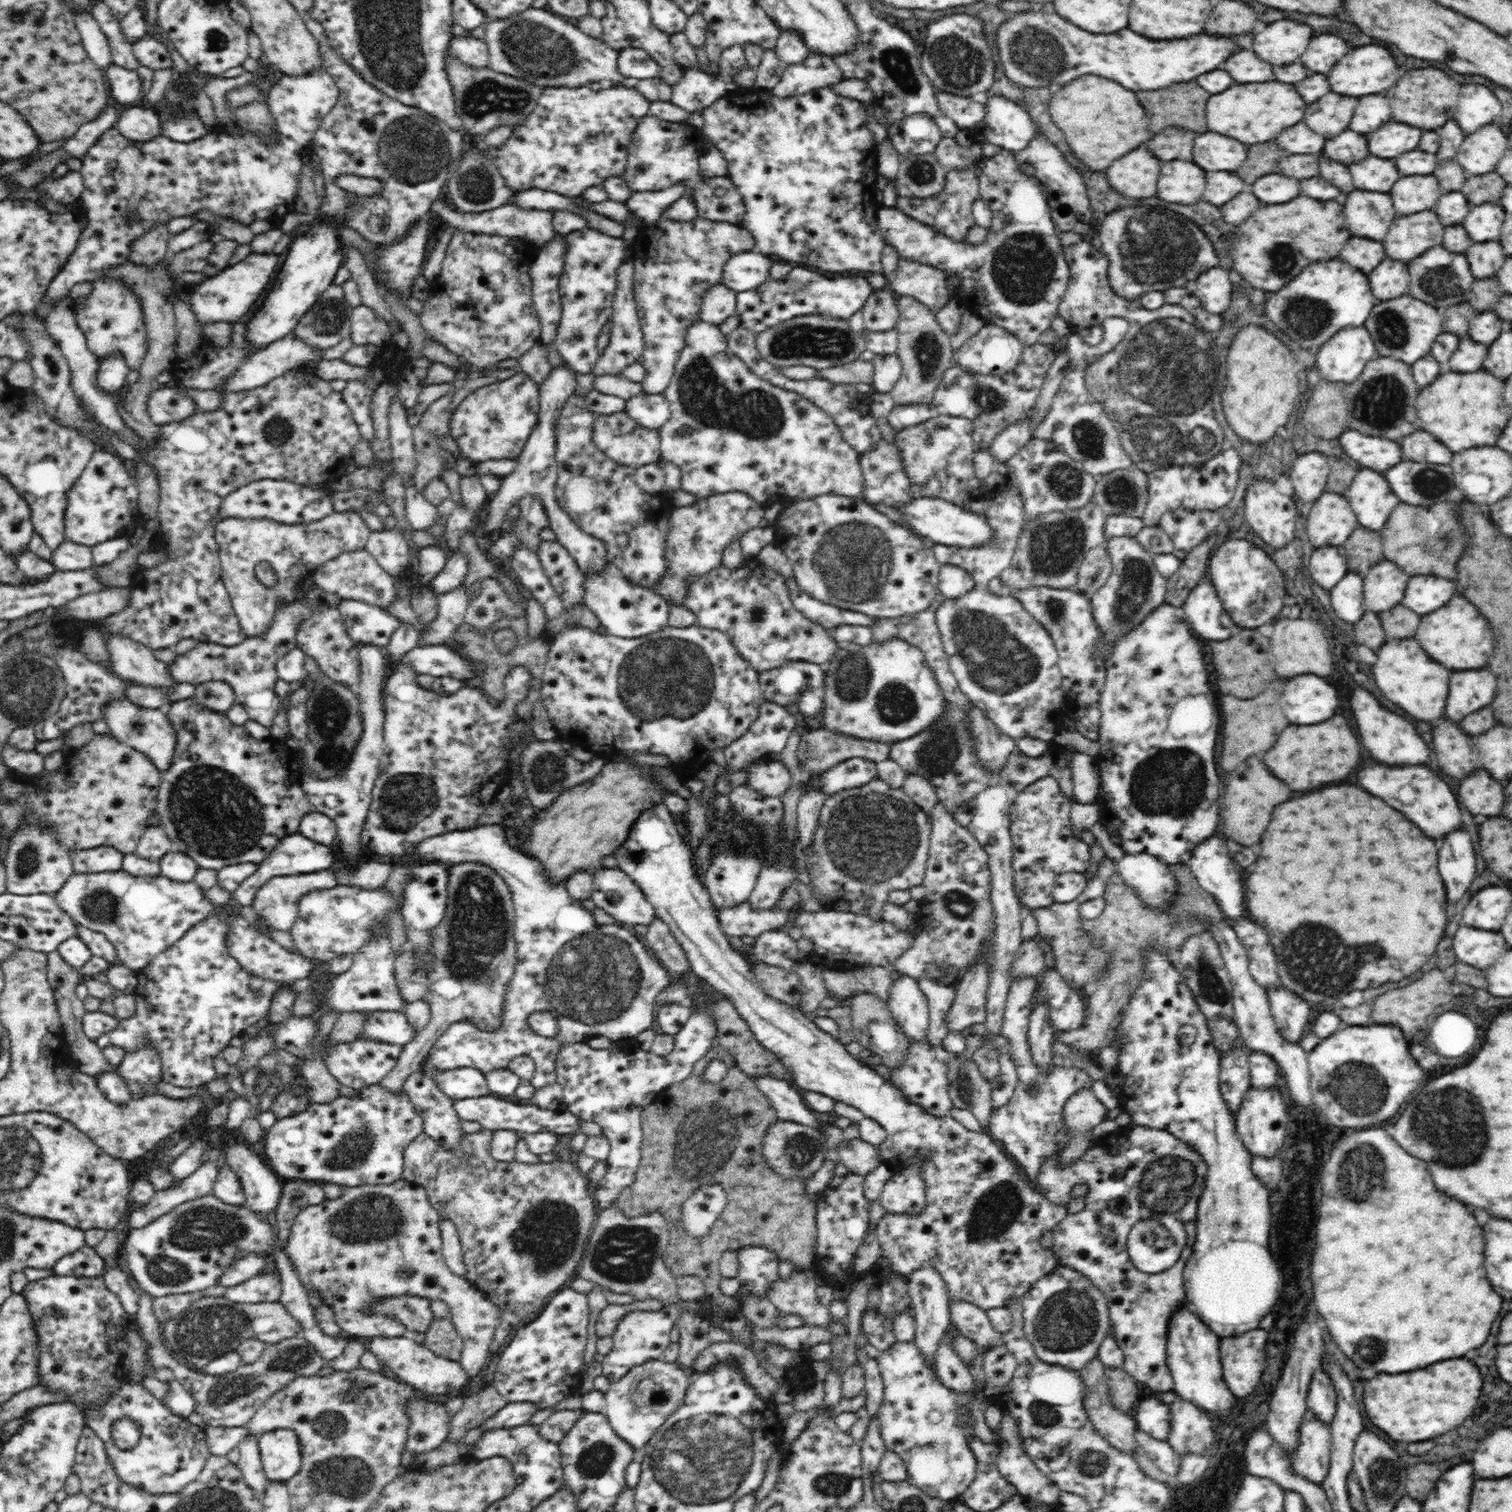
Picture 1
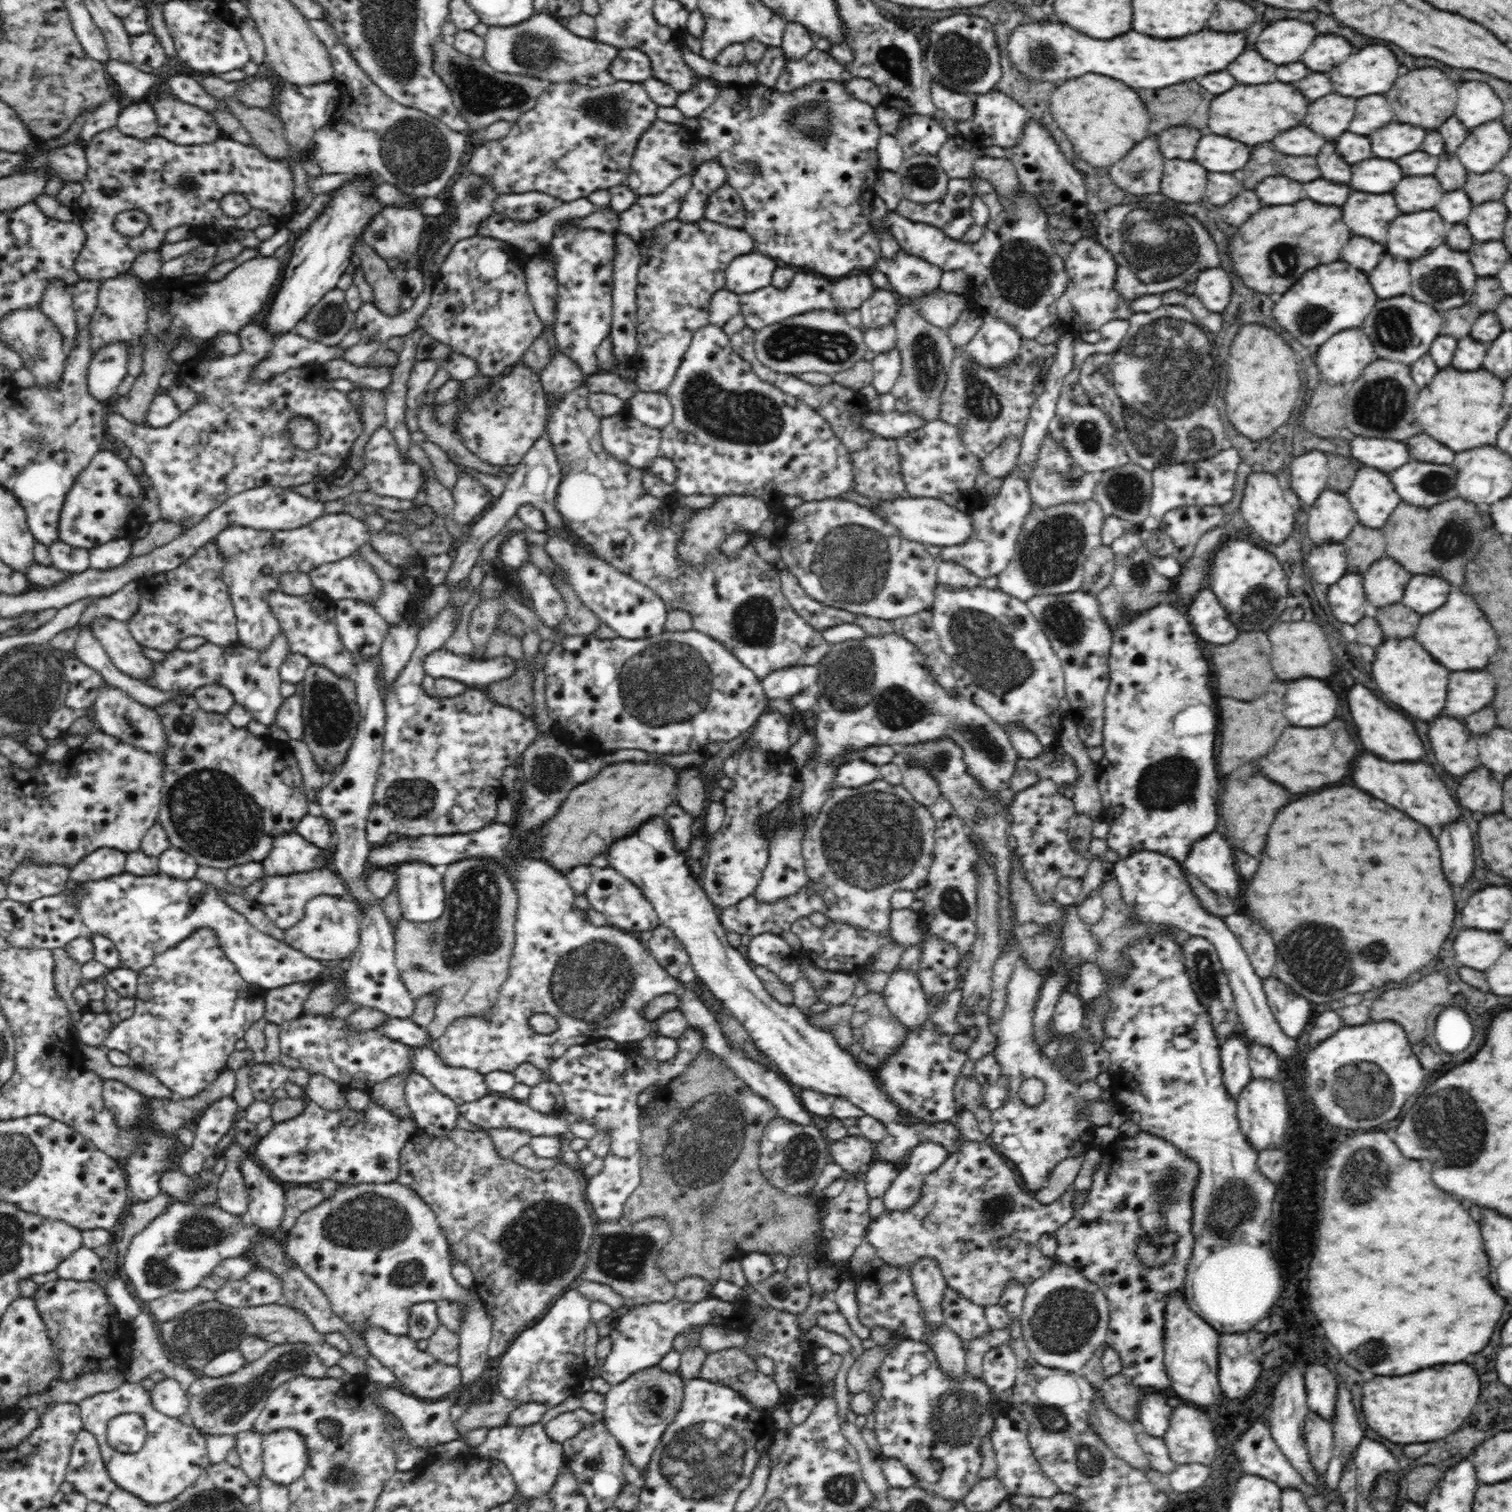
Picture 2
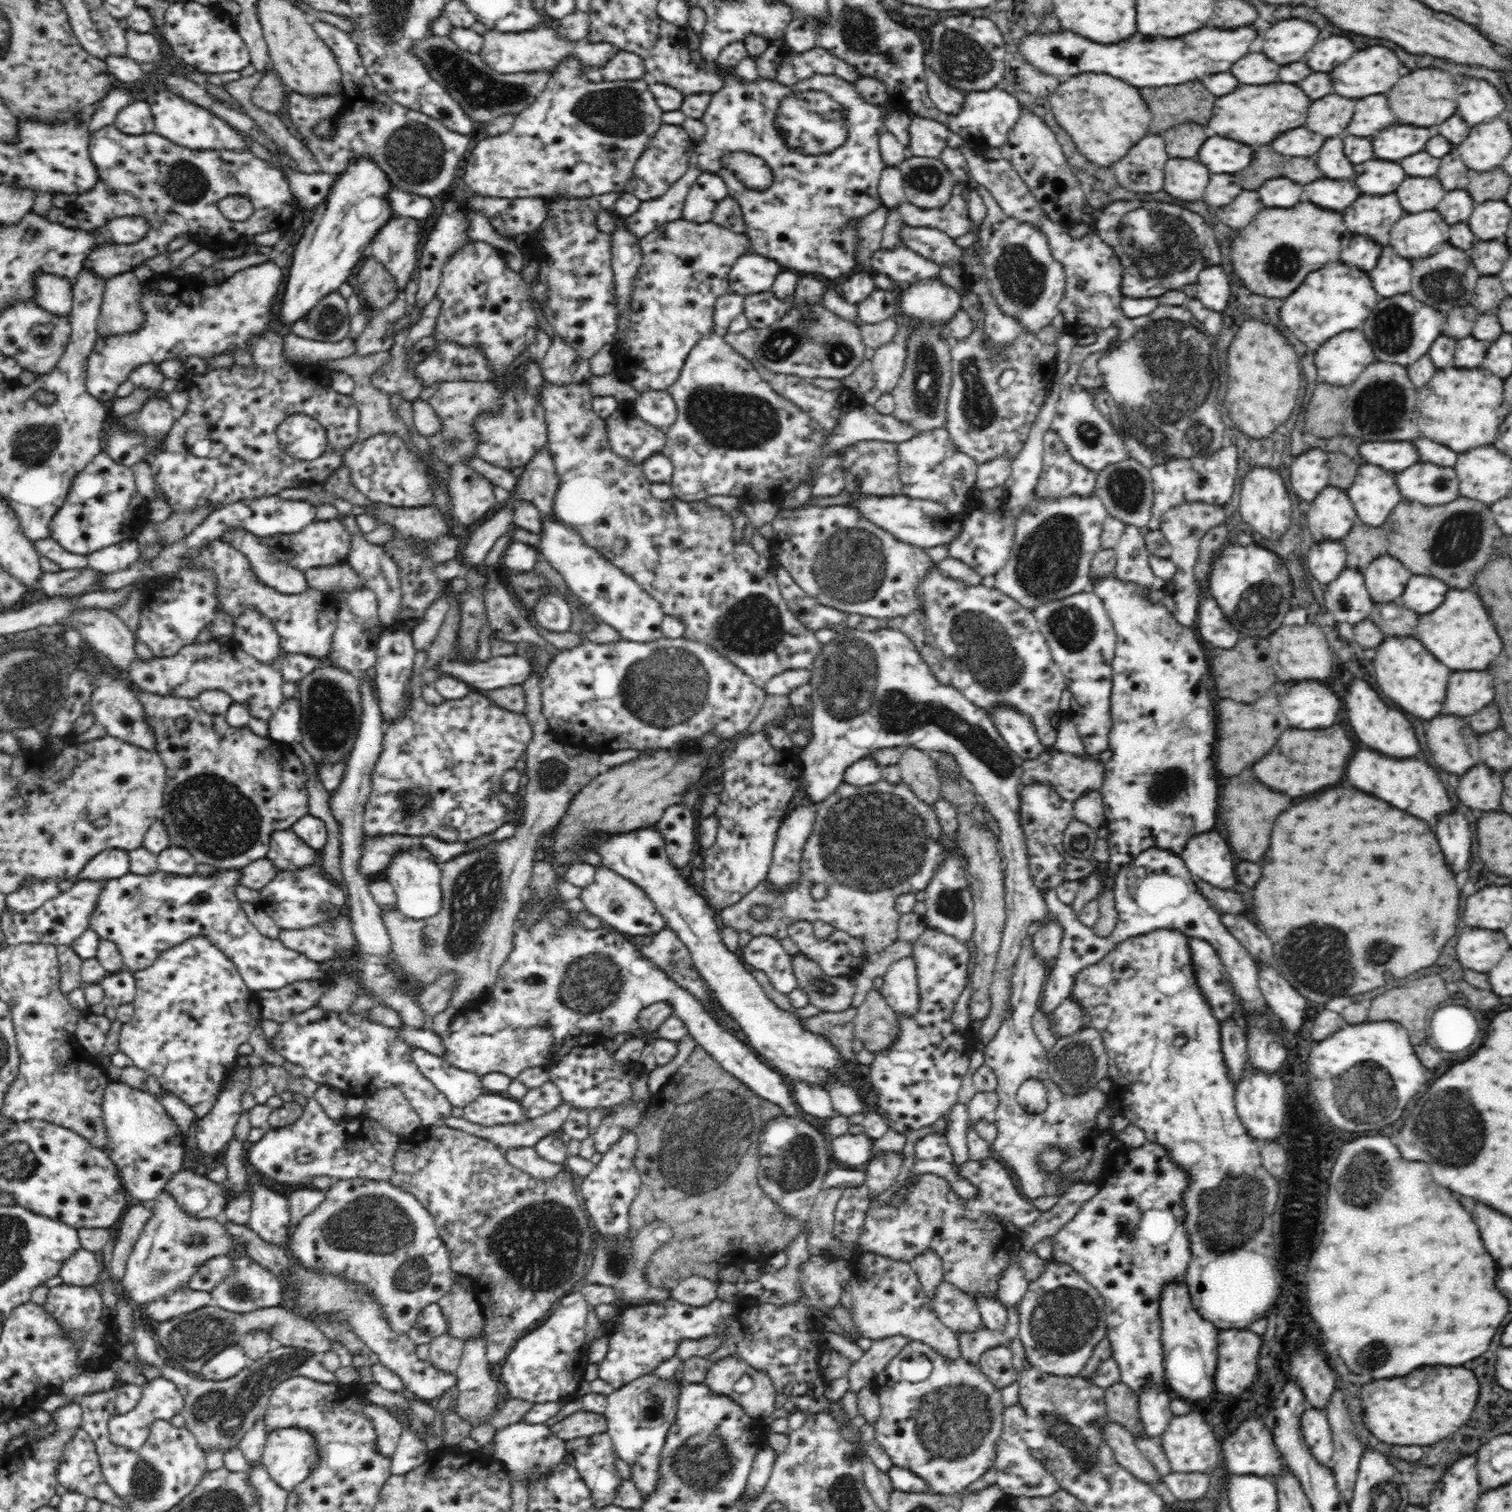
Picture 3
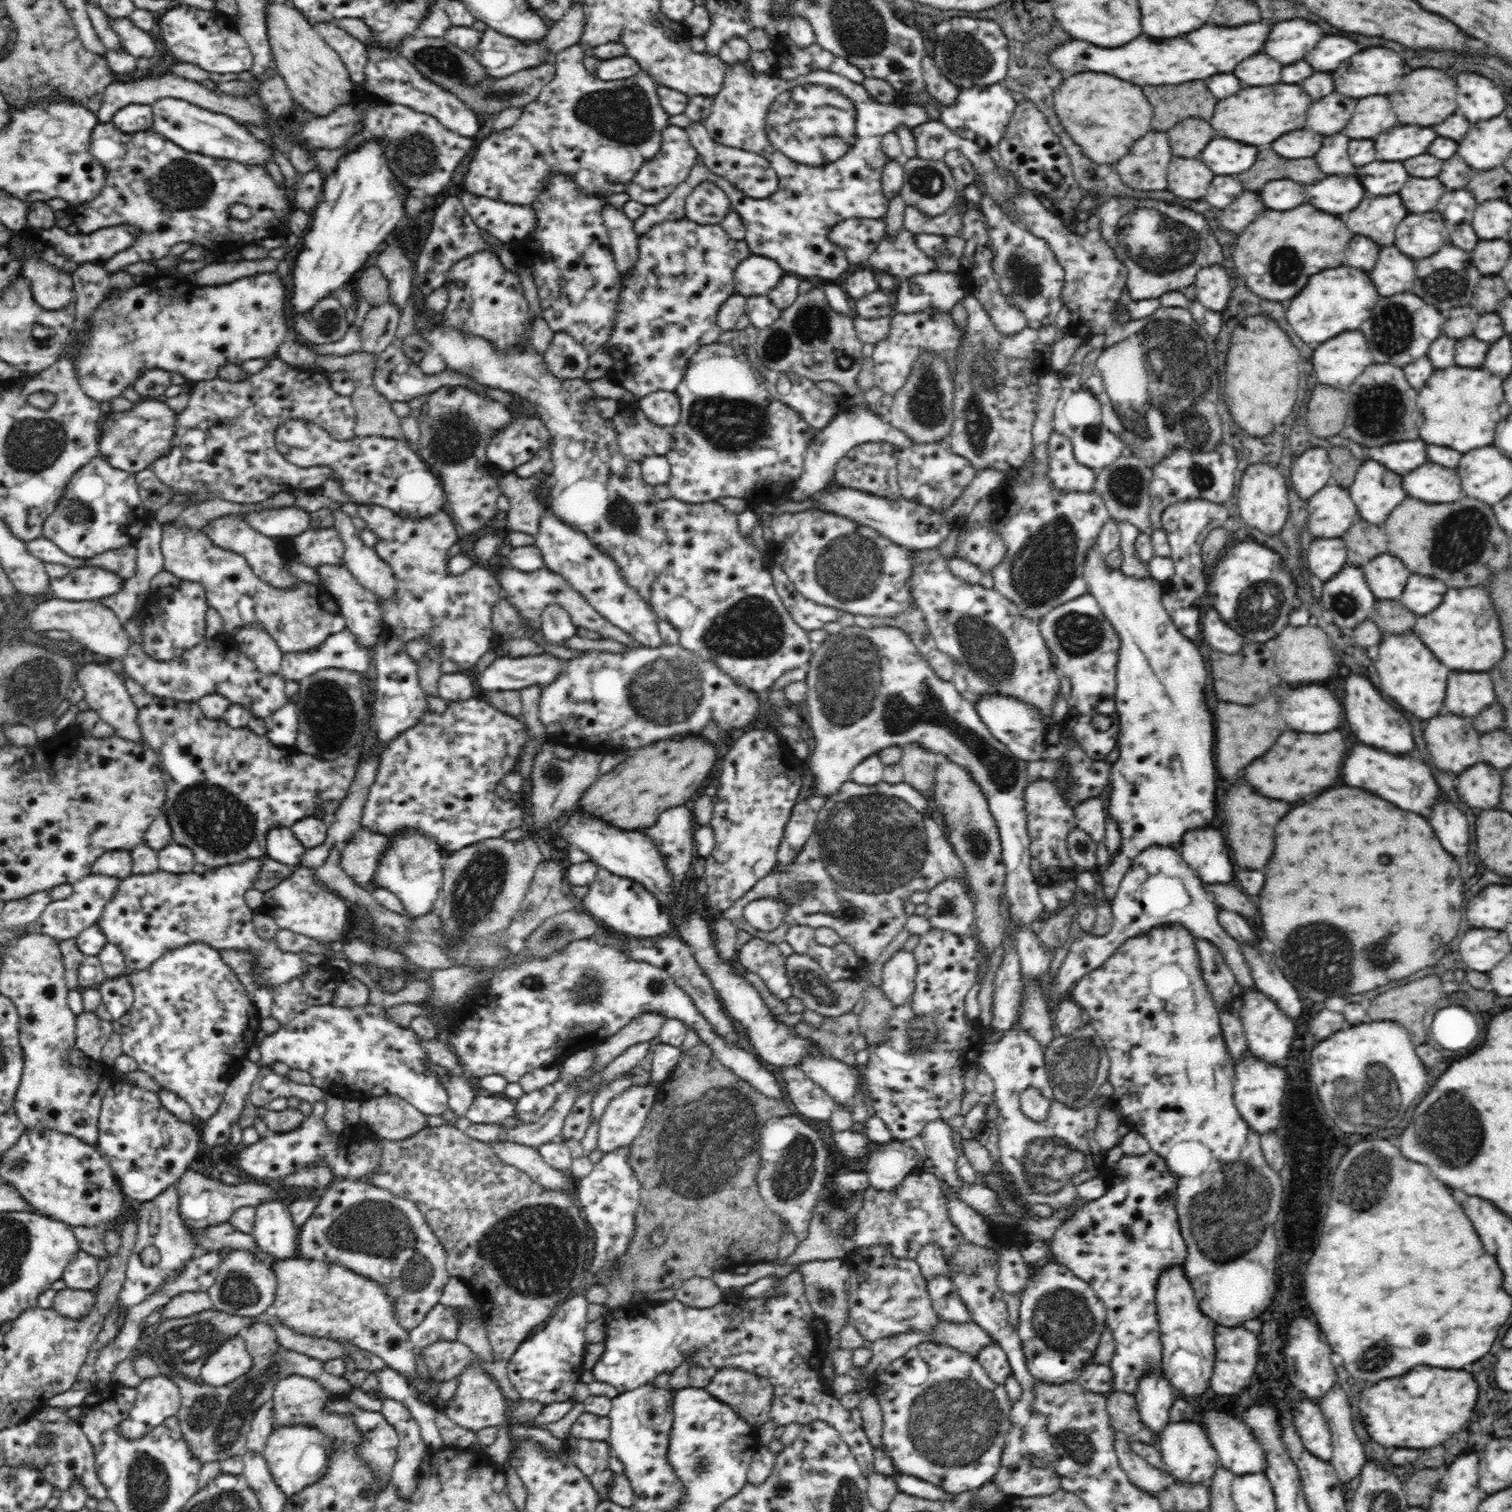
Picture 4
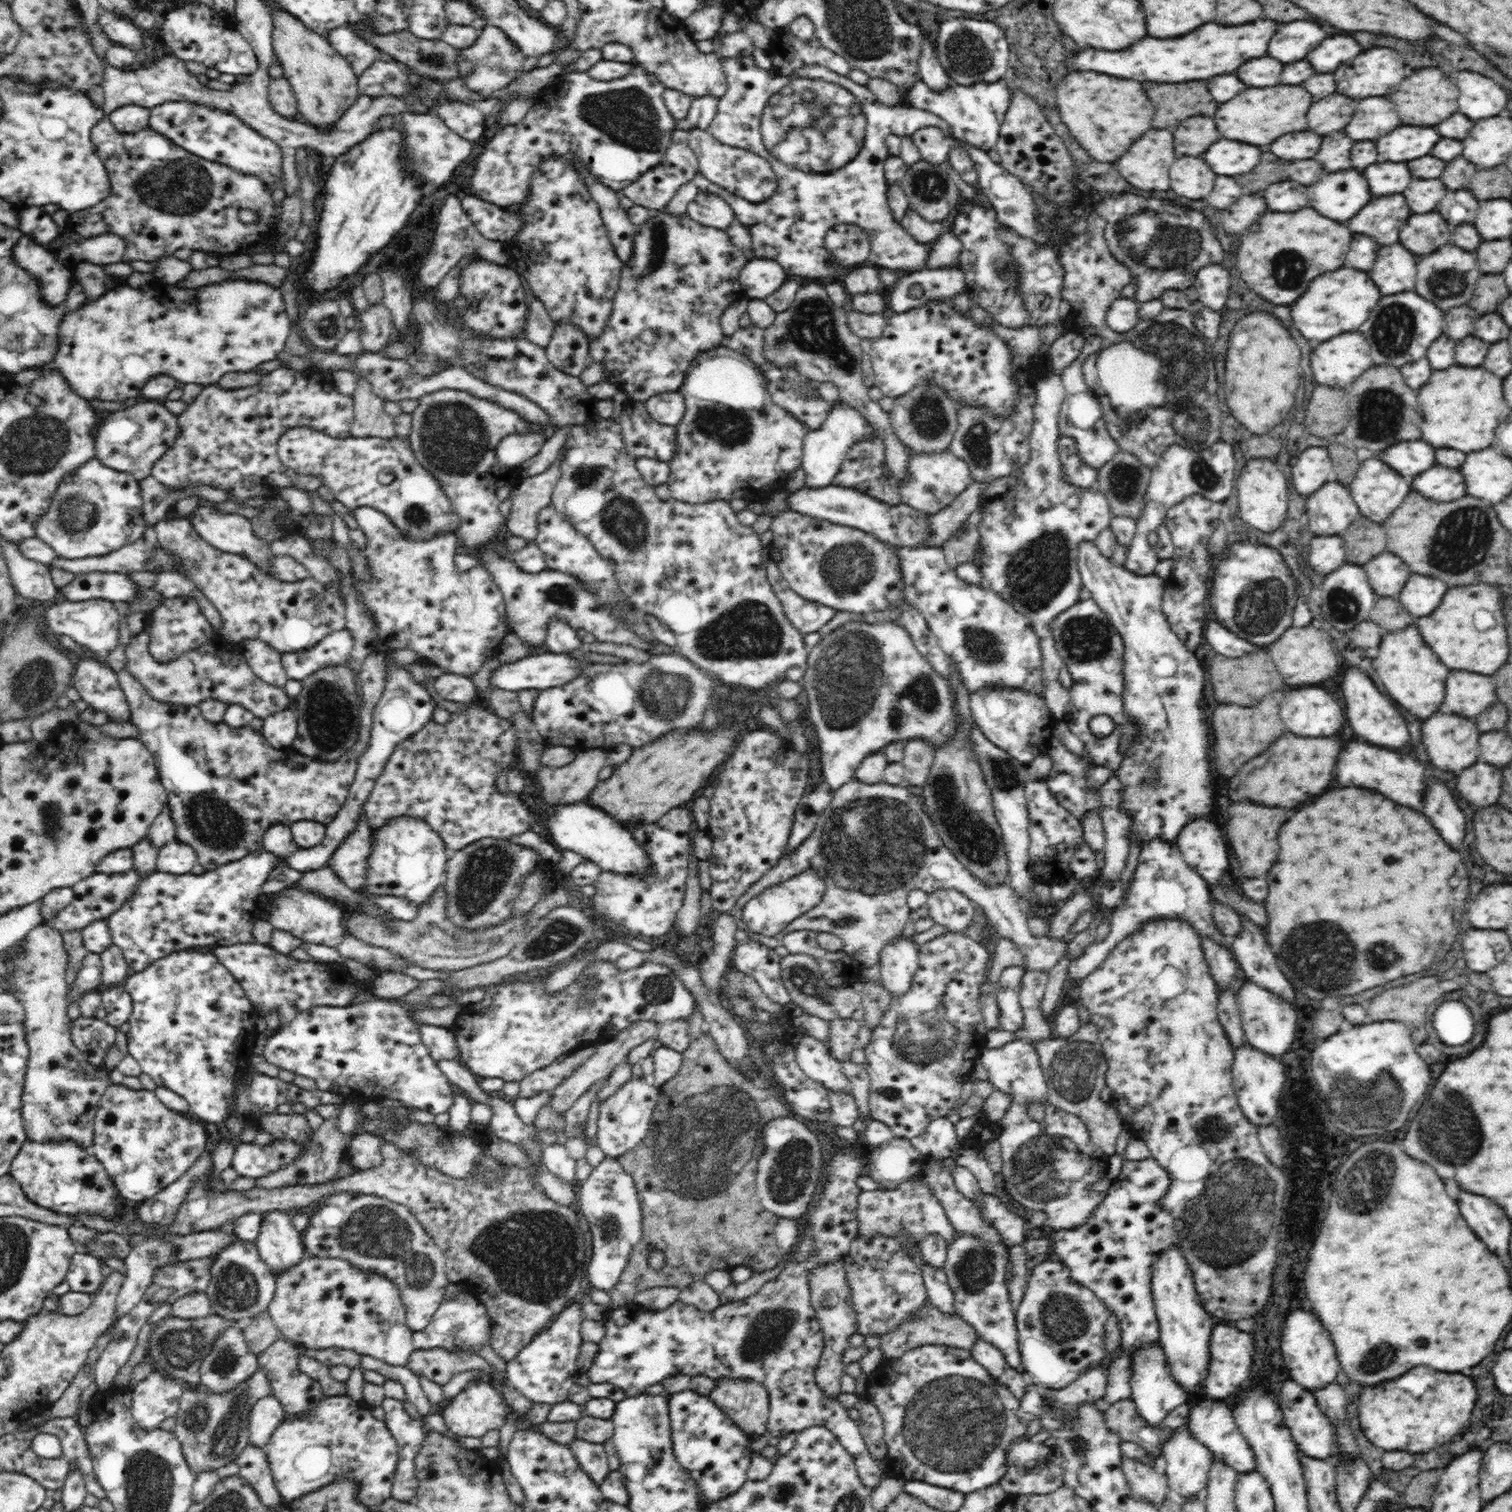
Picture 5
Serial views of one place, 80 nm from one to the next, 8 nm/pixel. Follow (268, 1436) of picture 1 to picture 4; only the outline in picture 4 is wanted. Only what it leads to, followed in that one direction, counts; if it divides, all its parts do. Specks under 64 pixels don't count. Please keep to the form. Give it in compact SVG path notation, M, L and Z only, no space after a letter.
M301 1424L275 1428L262 1450L275 1484L286 1497L292 1497L316 1481L320 1481L325 1476L324 1472L328 1472L326 1468L330 1454L332 1454L332 1439L328 1439L316 1427Z

